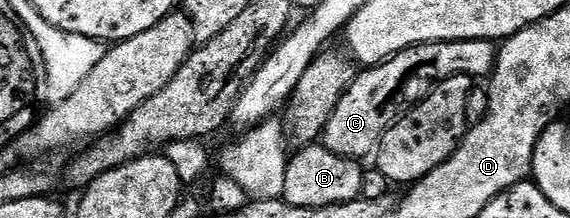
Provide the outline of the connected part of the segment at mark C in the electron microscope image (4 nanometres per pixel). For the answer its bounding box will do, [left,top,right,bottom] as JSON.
[321,38,496,159]

